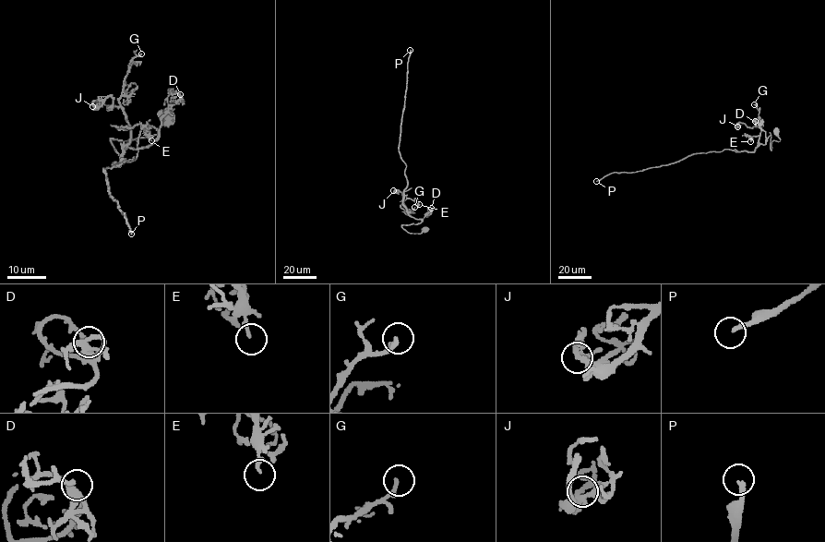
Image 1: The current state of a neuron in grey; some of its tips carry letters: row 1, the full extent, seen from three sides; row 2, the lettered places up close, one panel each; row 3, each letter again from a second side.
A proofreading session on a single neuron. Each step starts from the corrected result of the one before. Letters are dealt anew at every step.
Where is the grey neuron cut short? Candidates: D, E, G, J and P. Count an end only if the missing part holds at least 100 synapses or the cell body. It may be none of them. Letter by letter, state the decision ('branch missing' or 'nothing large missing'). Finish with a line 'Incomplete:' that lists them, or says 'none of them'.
D: nothing large missing
E: nothing large missing
G: nothing large missing
J: nothing large missing
P: branch missing
Incomplete: P

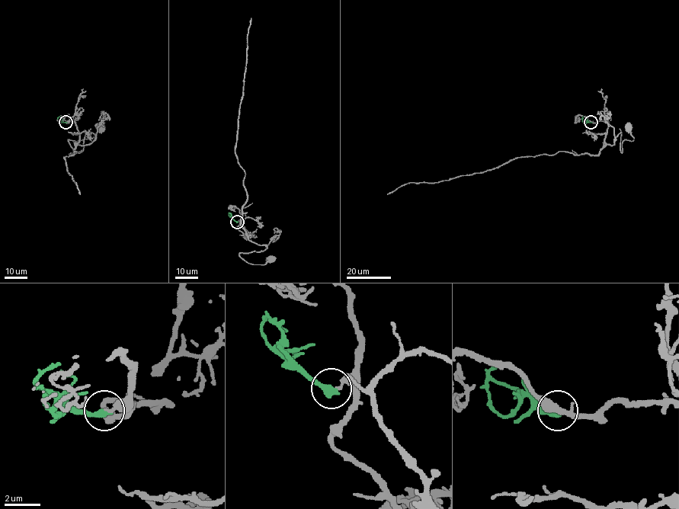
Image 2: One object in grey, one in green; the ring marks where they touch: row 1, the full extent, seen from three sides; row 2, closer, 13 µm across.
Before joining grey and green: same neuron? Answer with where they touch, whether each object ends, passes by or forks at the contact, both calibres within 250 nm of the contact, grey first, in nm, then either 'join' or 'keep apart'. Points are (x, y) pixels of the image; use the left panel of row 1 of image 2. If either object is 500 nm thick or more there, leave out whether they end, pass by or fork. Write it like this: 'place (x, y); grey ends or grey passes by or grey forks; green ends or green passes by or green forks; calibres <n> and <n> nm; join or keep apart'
place (65, 122); grey ends; green ends; calibres 140 and 400 nm; keep apart

